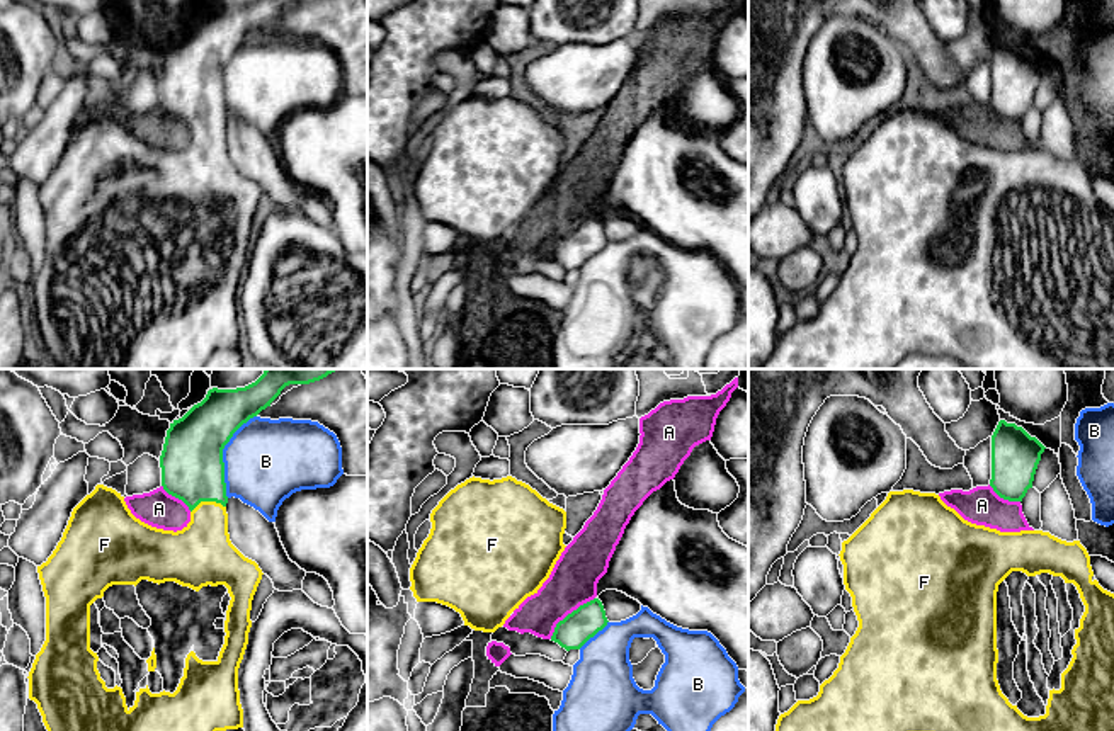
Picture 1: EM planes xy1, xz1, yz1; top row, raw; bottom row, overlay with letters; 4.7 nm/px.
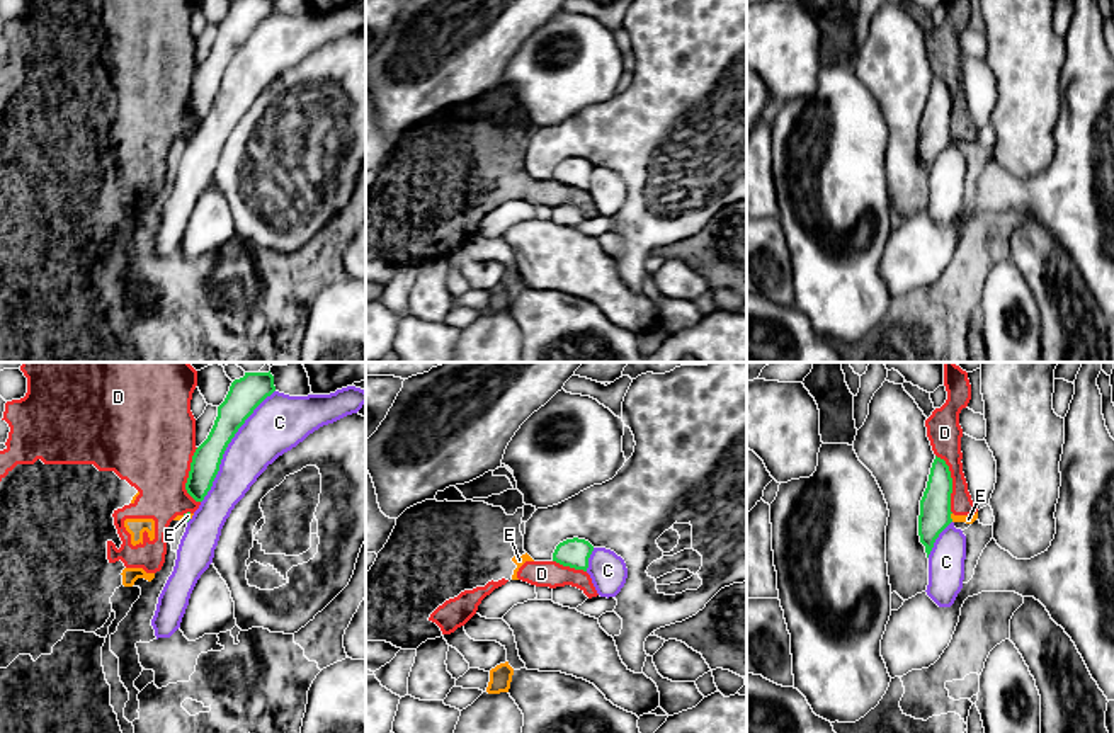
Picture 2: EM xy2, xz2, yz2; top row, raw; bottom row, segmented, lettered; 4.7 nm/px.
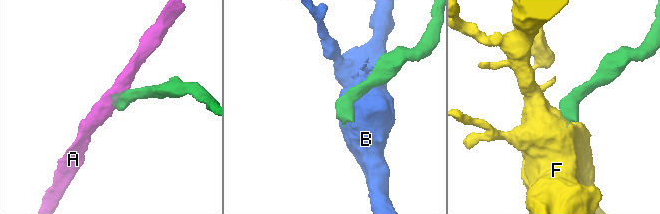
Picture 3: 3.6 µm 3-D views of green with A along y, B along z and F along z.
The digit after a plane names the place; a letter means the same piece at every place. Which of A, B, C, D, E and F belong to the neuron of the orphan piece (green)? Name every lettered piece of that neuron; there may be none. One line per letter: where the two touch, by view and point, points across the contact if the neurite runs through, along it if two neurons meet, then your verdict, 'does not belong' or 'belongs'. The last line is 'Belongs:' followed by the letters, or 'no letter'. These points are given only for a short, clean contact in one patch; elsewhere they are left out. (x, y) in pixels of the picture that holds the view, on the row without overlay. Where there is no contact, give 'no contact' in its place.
A: xz1 (568, 233) | along xz1 (594, 216), (568, 232), (556, 243), (550, 257) | does not belong
B: xy1 (221, 73) | does not belong
C: xy2 (227, 65) | does not belong
D: yz2 (951, 102) | along yz2 (936, 73), (949, 90), (953, 131) | does not belong
E: yz2 (949, 136) | along yz2 (951, 131), (953, 140) | does not belong
F: xy1 (208, 119) | across xy1 (193, 89), (208, 119), (208, 152), (203, 172) | belongs
Belongs: F

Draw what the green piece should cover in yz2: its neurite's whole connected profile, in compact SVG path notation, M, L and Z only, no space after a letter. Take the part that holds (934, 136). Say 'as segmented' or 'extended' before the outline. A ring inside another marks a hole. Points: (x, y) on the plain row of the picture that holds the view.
as segmented; M944 78L932 82L927 107L920 119L918 155L927 177L939 153L952 141L951 138L952 97Z

